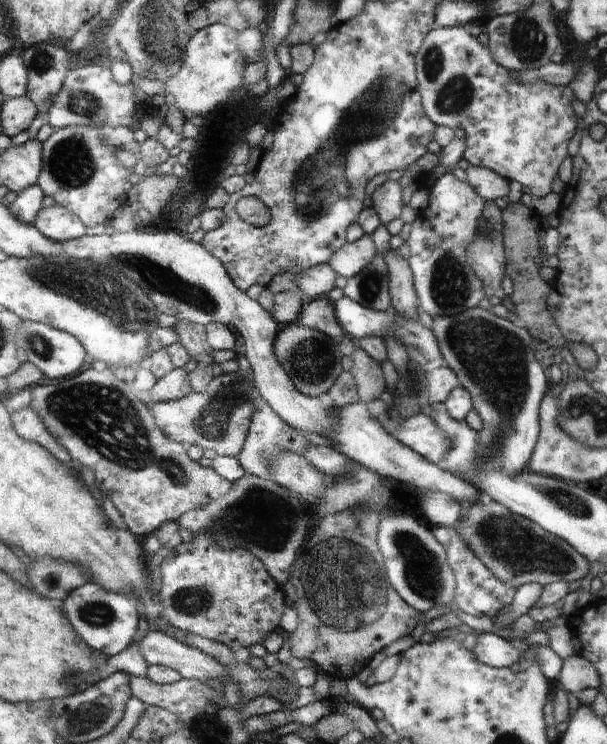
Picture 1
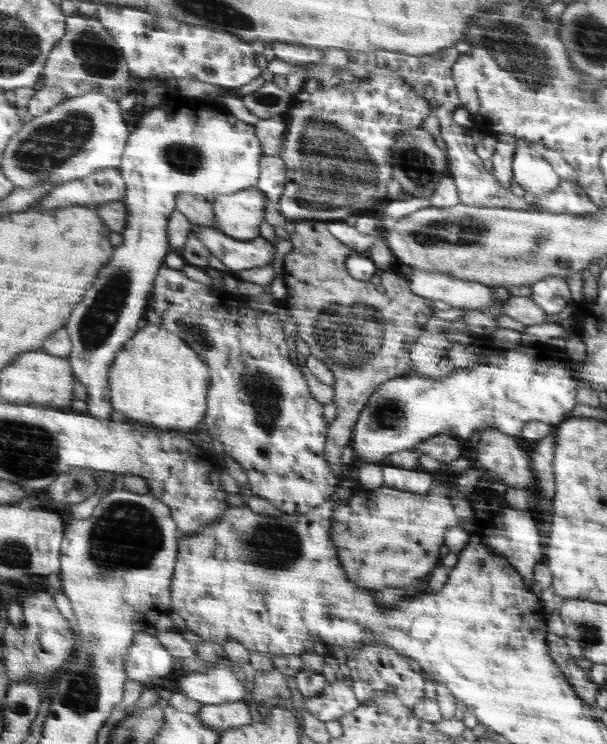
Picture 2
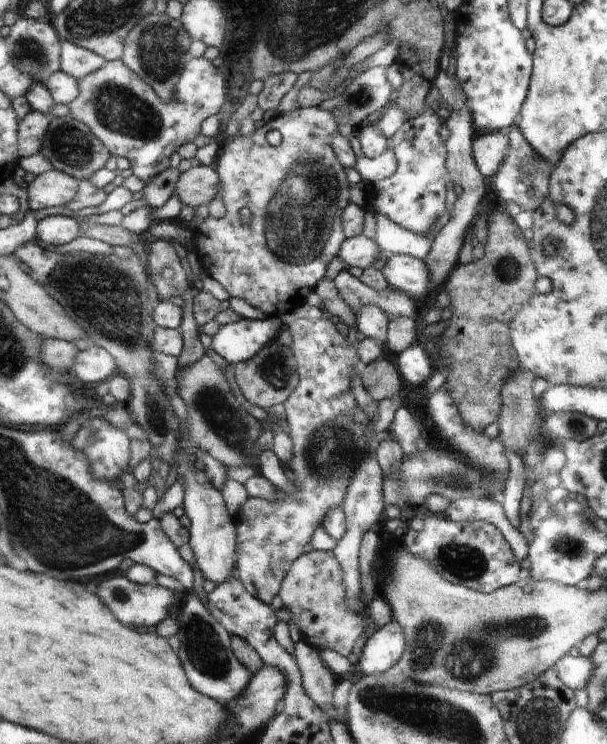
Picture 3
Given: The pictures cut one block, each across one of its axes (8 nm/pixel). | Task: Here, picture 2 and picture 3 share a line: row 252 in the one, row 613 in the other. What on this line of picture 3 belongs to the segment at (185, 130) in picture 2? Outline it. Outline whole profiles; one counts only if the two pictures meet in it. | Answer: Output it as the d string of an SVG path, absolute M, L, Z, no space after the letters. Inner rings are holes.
M110 576L102 581L97 588L101 599L124 620L128 626L138 626L138 628L154 628L165 618L170 616L170 608L174 604L174 592L161 585L143 585L130 580L127 576Z

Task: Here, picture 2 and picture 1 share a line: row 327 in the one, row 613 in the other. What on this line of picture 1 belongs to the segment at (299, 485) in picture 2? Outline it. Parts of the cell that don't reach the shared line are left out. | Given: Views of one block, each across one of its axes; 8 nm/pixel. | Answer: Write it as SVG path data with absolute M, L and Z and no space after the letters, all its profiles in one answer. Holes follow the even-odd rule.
M207 535L200 536L198 539L194 537L189 543L182 543L171 551L165 552L165 559L161 564L161 572L163 578L163 587L161 589L161 598L163 599L163 604L166 605L166 622L174 626L174 628L181 629L184 633L192 633L194 635L201 635L203 638L211 639L214 641L222 642L229 648L240 648L246 647L250 650L250 646L258 644L264 640L264 634L278 628L280 624L280 616L284 612L284 600L282 600L282 592L278 594L278 584L271 576L270 572L266 568L263 568L262 562L255 558L246 548L240 546L230 547L228 549L218 549L215 545L212 545L211 539ZM230 552L233 553L233 570L230 571L230 566L228 566L228 556Z

